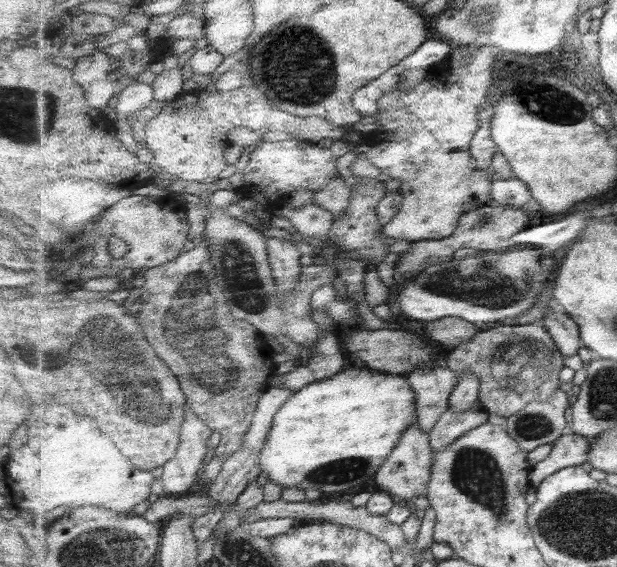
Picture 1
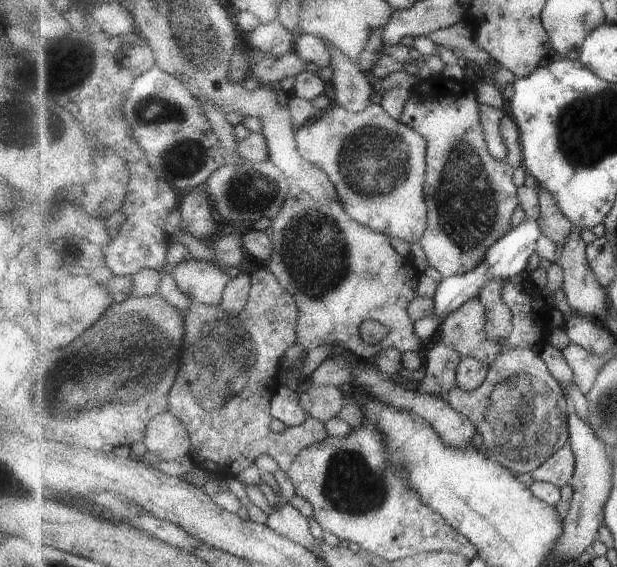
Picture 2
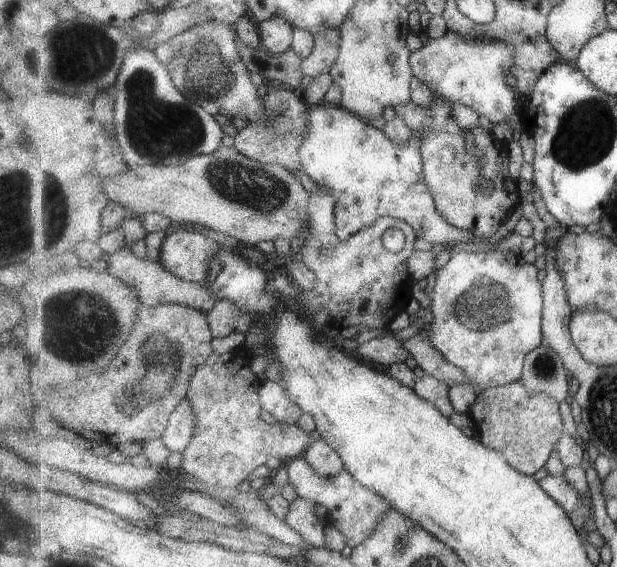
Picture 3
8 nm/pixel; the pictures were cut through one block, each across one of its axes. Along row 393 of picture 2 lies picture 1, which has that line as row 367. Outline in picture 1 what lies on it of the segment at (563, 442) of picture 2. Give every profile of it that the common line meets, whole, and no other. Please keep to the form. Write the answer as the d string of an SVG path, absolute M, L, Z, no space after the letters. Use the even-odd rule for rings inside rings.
M502 322L496 328L479 331L469 343L453 349L444 364L457 373L458 377L468 372L477 374L481 386L478 401L482 404L483 410L509 418L524 410L529 402L544 402L556 394L562 384L559 382L559 372L564 367L563 358L564 355L556 346L552 335L542 324L509 325Z

